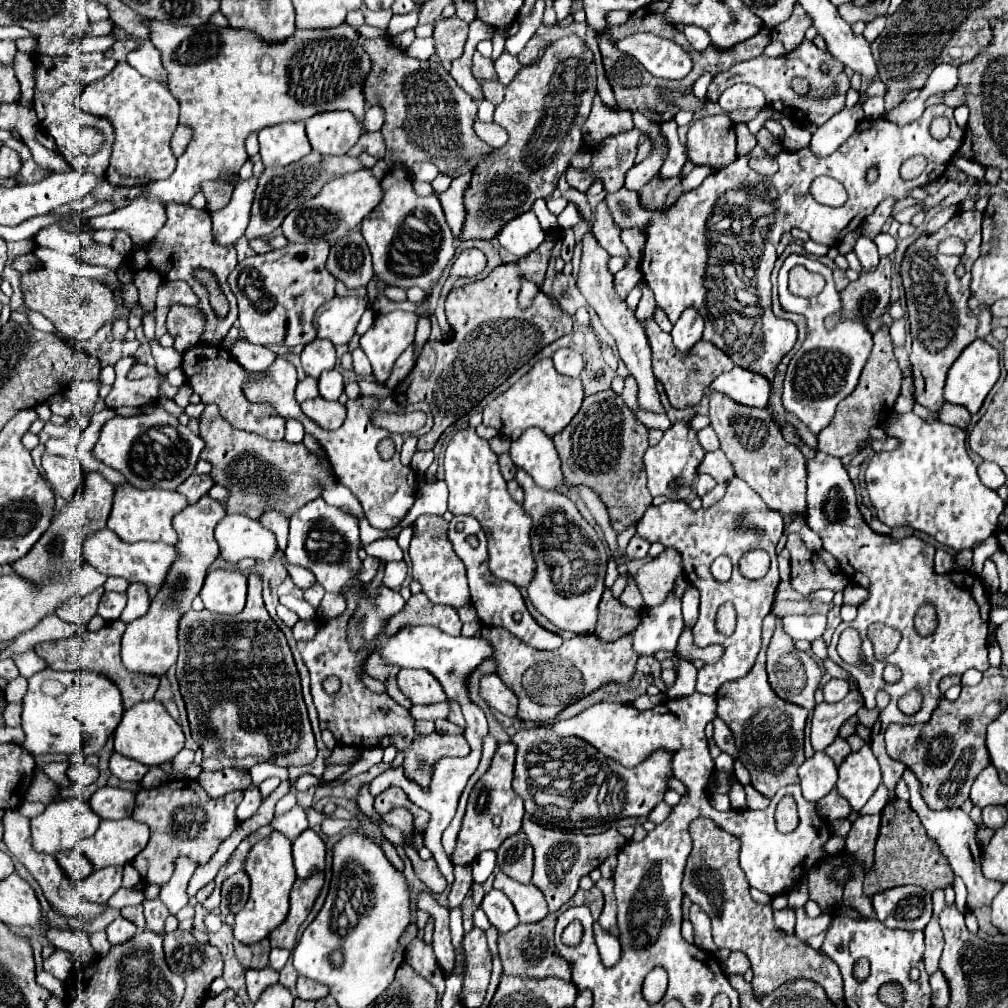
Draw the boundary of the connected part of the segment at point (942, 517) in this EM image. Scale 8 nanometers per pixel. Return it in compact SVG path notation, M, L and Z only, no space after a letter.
M893 412L881 428L899 440L899 448L873 454L865 472L871 504L883 524L889 528L909 526L953 550L971 548L995 532L1005 502L995 490L981 484L977 466L965 448L965 430L943 422L925 422L913 412Z

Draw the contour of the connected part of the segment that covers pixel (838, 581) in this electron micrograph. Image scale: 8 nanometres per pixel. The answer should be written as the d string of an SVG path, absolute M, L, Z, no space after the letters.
M799 534L787 538L787 550L791 552L791 584L799 594L811 594L819 588L845 588L849 580L843 574L833 574L817 554L813 554Z

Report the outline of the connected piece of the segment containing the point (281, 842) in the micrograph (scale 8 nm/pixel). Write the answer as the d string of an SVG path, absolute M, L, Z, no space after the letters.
M273 832L271 836L259 840L249 850L243 868L251 880L251 894L249 894L245 908L235 916L233 932L239 942L255 944L255 942L267 938L287 918L289 892L297 878L293 858L291 858L291 840L285 838L281 832Z

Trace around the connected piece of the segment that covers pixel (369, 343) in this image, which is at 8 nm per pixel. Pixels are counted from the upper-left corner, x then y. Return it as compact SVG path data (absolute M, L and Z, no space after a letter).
M401 310L375 314L371 328L361 336L361 350L367 354L377 382L385 382L389 378L395 360L413 342L417 318L419 316L415 312Z

